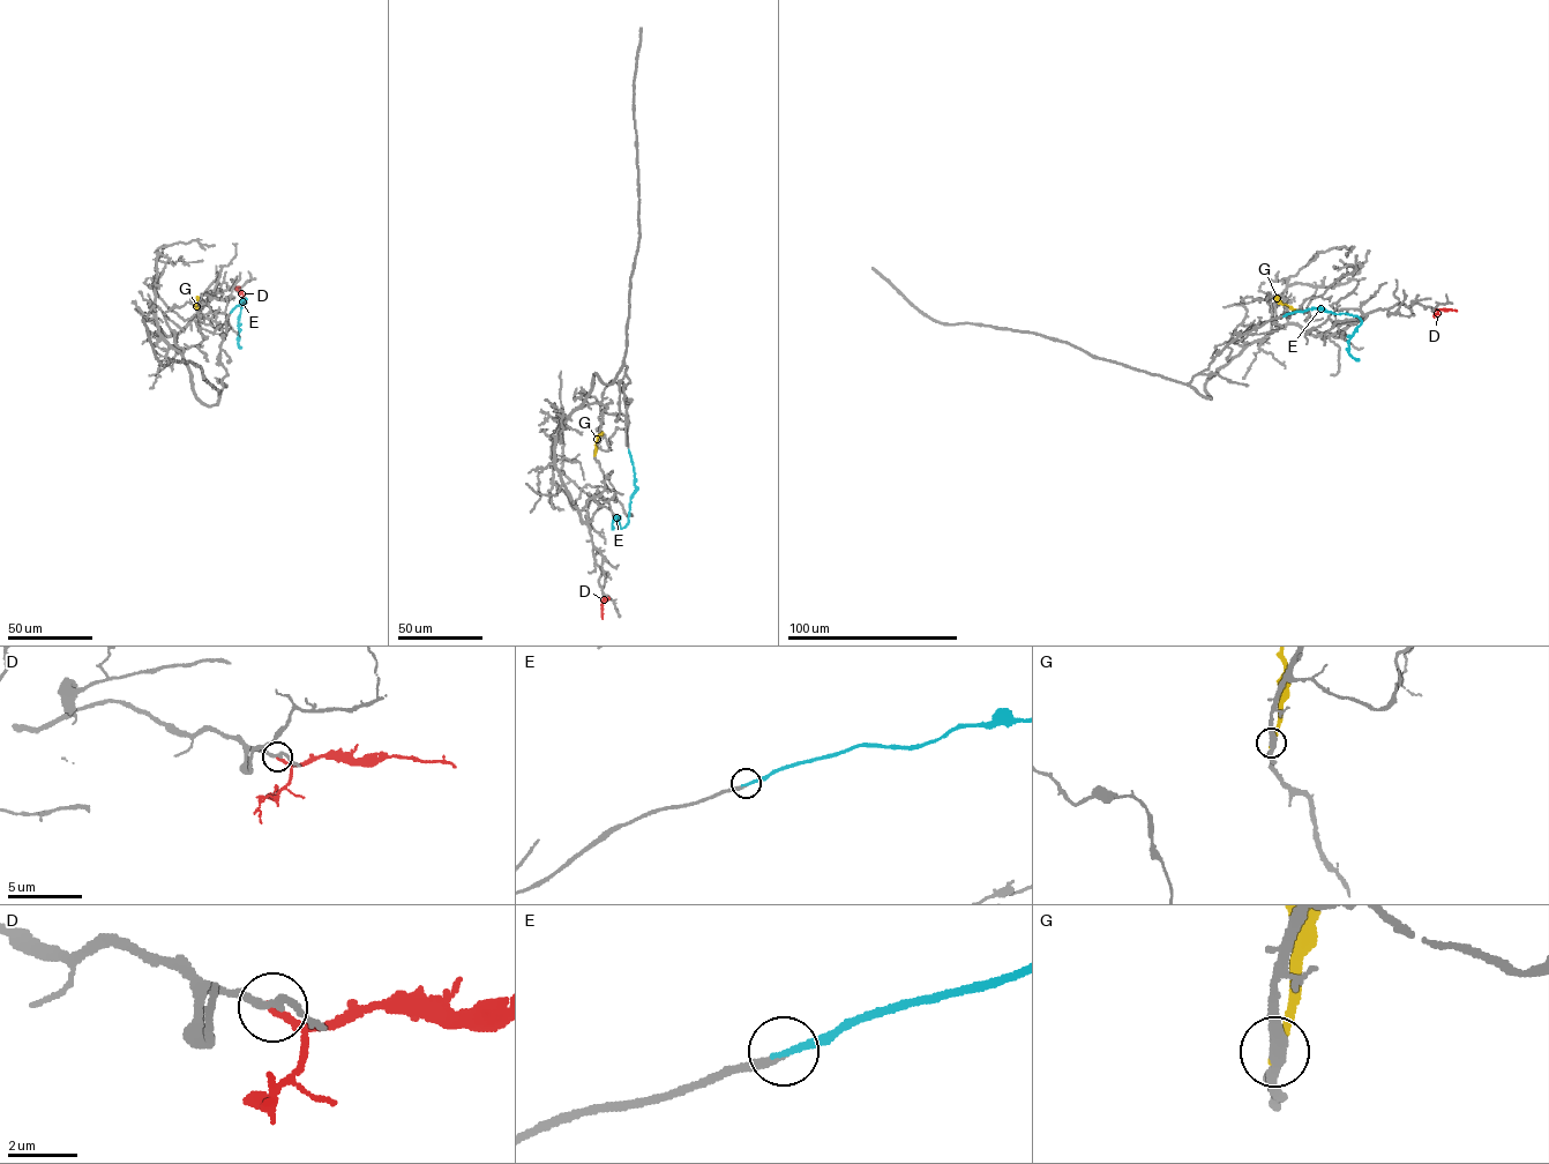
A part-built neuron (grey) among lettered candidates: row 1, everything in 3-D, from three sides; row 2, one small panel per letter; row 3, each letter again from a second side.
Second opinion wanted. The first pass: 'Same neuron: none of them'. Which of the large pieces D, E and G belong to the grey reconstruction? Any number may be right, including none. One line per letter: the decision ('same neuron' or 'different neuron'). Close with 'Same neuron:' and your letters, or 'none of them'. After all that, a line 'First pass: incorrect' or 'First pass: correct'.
D: different neuron
E: same neuron
G: different neuron
Same neuron: E
First pass: incorrect

